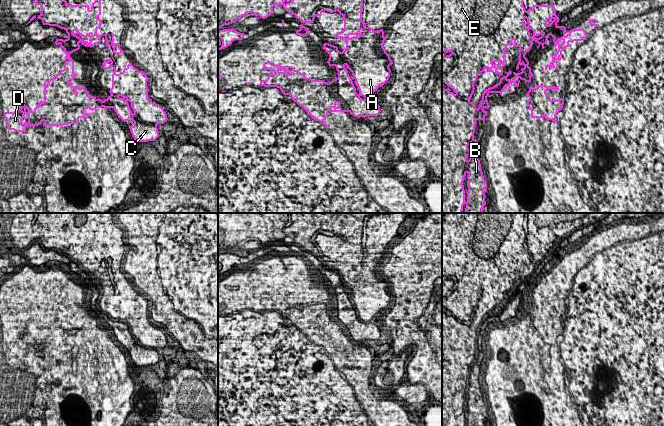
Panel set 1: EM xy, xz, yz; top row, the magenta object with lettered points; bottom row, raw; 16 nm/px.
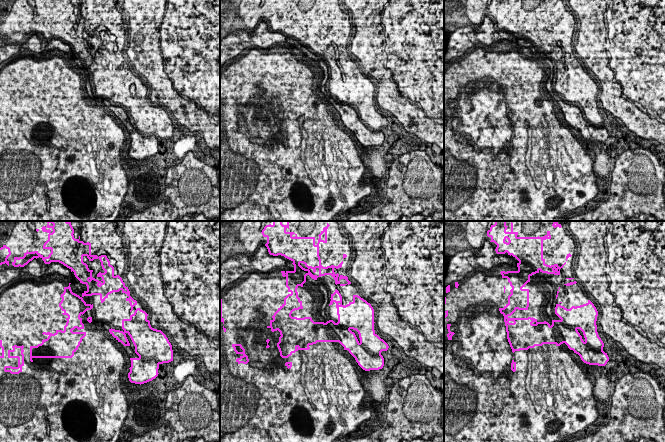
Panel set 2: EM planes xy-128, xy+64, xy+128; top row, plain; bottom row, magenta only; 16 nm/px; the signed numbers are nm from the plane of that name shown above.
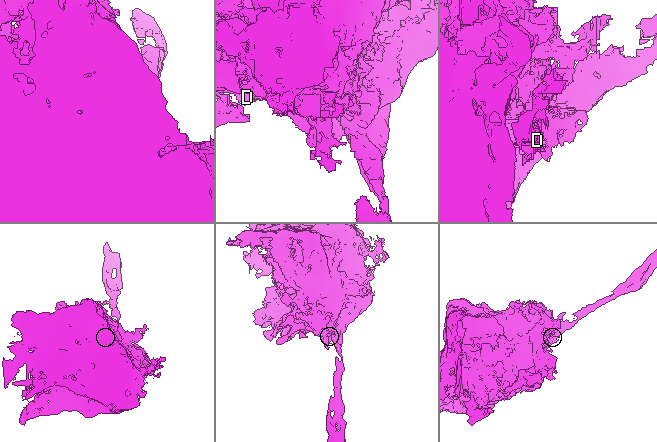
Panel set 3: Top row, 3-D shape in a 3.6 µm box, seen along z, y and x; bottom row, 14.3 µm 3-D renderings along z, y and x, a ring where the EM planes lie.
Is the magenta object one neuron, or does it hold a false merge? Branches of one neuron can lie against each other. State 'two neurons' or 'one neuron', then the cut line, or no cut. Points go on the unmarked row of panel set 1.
two neurons; cut in xy along (66, 309), (58, 315), (58, 322), (77, 330), (78, 344)

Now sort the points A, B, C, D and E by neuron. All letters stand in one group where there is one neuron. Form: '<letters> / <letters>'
A B D E / C

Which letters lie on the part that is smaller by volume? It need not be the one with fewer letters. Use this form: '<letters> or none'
C

